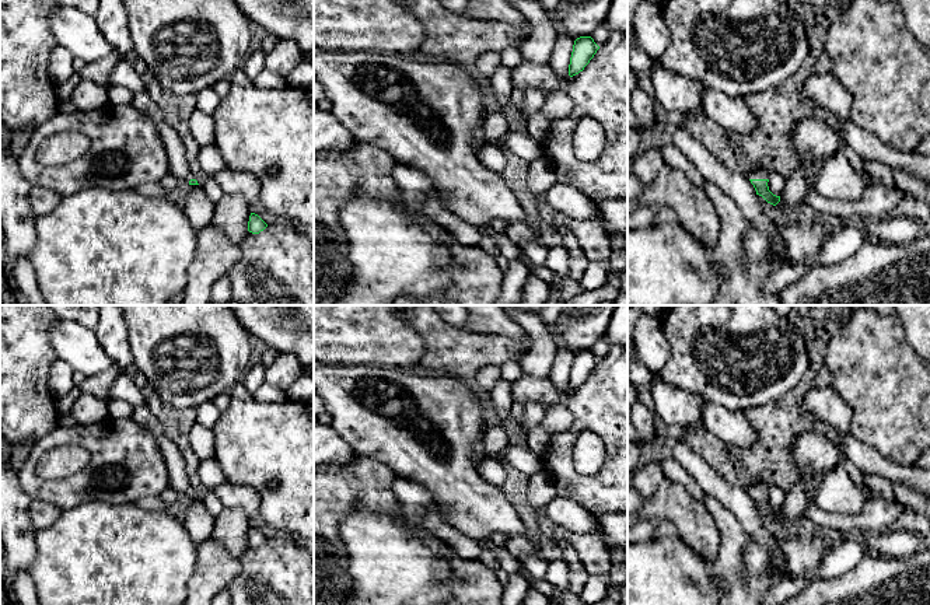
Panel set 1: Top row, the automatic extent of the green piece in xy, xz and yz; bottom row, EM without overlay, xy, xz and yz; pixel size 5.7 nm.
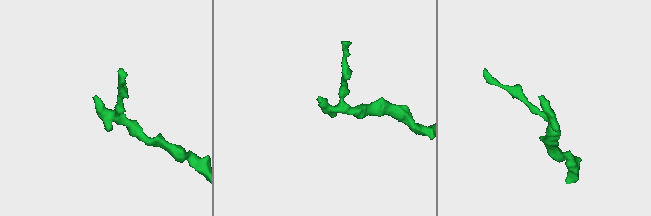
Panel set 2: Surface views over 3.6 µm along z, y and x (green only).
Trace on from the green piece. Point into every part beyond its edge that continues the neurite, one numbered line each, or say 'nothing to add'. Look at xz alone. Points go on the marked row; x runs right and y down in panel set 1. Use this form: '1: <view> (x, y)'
nothing to add

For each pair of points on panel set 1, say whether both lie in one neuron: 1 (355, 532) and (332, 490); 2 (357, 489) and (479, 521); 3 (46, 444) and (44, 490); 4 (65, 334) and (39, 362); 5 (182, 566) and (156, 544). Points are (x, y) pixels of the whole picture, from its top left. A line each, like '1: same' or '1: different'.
1: different
2: different
3: same
4: different
5: same

